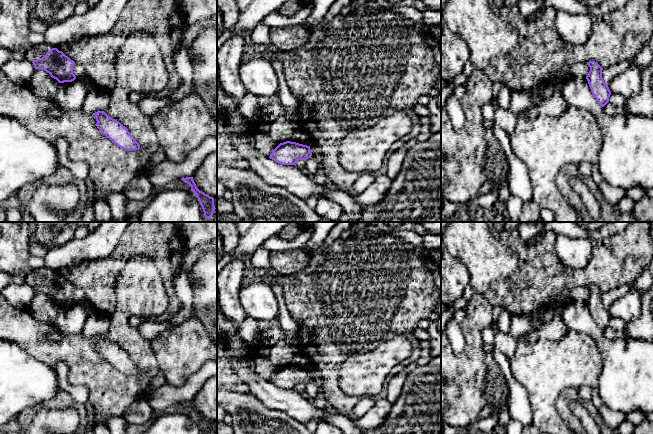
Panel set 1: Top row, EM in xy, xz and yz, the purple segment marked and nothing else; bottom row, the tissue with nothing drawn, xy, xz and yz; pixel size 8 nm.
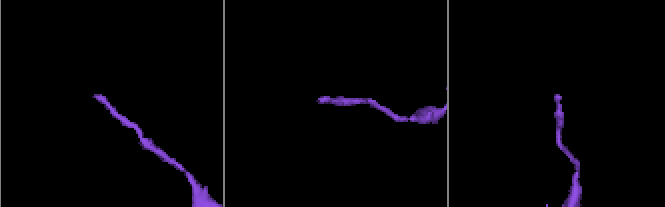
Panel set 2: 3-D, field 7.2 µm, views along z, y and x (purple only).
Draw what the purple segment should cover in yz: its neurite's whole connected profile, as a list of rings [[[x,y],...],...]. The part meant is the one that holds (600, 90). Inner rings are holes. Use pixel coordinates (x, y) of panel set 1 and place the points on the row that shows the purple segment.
[[[589,61],[590,71],[586,76],[589,87],[596,101],[604,107],[609,102],[611,91],[602,78],[603,68],[595,61]]]

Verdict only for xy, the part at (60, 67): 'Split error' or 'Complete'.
Split error

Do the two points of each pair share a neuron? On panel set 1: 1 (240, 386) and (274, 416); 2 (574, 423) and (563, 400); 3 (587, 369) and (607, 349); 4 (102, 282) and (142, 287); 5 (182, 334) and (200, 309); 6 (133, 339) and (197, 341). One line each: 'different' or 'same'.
1: different
2: same
3: different
4: different
5: different
6: different

